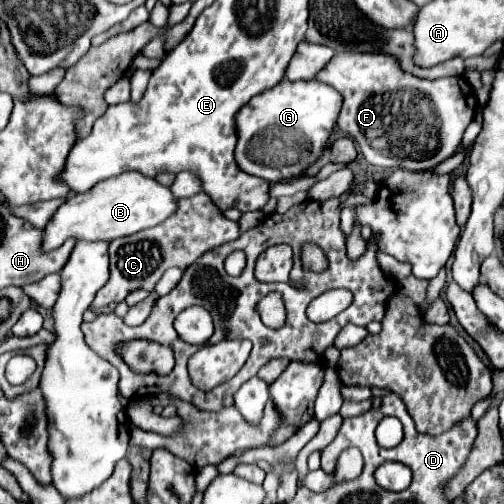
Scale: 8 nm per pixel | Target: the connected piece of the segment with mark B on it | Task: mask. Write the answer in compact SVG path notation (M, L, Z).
M128 171L124 175L98 183L90 191L76 193L76 195L72 193L68 201L56 211L52 221L46 225L44 249L46 251L56 249L68 237L92 239L92 241L94 239L112 241L118 237L126 237L162 223L164 219L176 213L176 207L178 207L178 199L170 191L170 187L160 185L154 177L140 175L138 171Z

